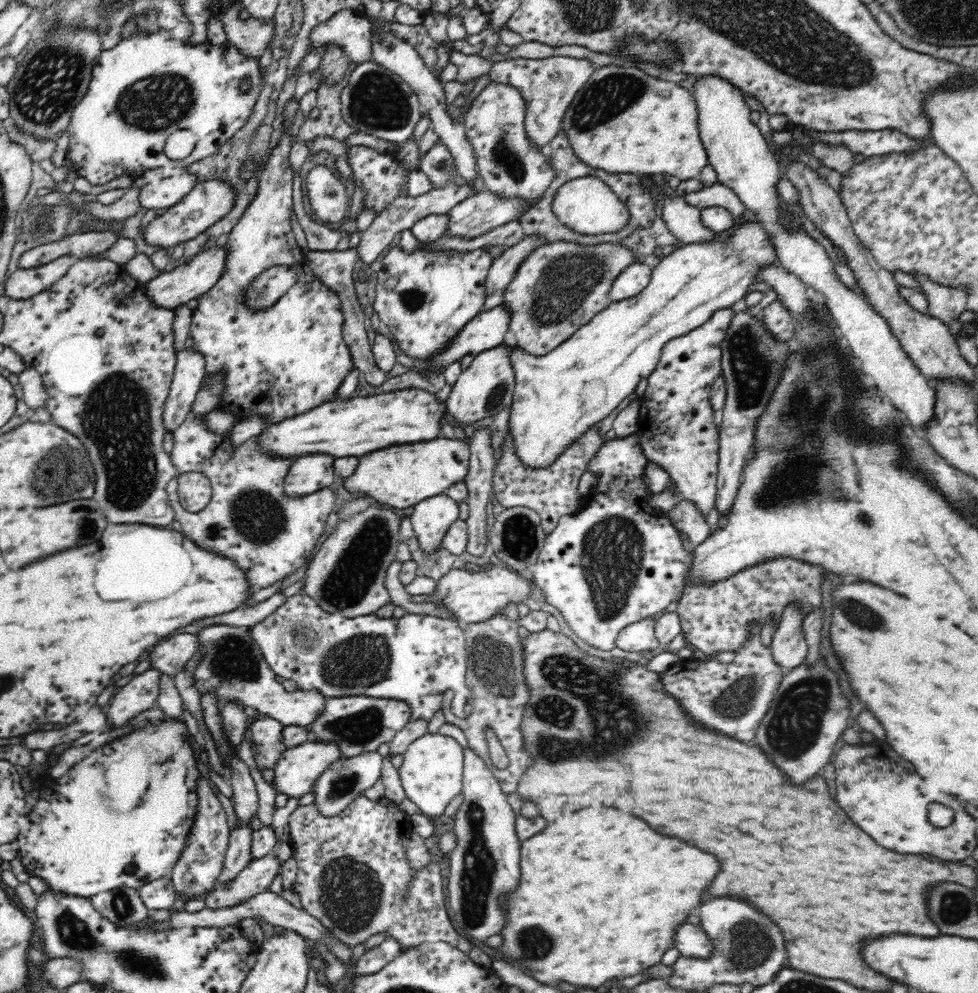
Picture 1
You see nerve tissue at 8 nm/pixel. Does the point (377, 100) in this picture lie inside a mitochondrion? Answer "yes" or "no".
yes

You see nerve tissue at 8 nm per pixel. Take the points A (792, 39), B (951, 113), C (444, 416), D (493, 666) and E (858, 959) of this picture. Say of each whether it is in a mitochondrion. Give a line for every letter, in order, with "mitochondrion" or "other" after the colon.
A: mitochondrion
B: other
C: other
D: mitochondrion
E: other

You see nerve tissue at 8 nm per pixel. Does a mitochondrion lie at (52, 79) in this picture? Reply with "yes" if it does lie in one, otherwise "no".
yes

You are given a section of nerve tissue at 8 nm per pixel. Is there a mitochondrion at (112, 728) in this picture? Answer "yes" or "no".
no

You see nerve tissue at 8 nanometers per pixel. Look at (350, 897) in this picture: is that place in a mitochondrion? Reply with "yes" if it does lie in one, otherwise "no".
yes

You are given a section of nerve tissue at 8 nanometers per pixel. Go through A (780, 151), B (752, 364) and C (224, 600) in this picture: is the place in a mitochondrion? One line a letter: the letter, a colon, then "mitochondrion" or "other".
A: other
B: mitochondrion
C: other

